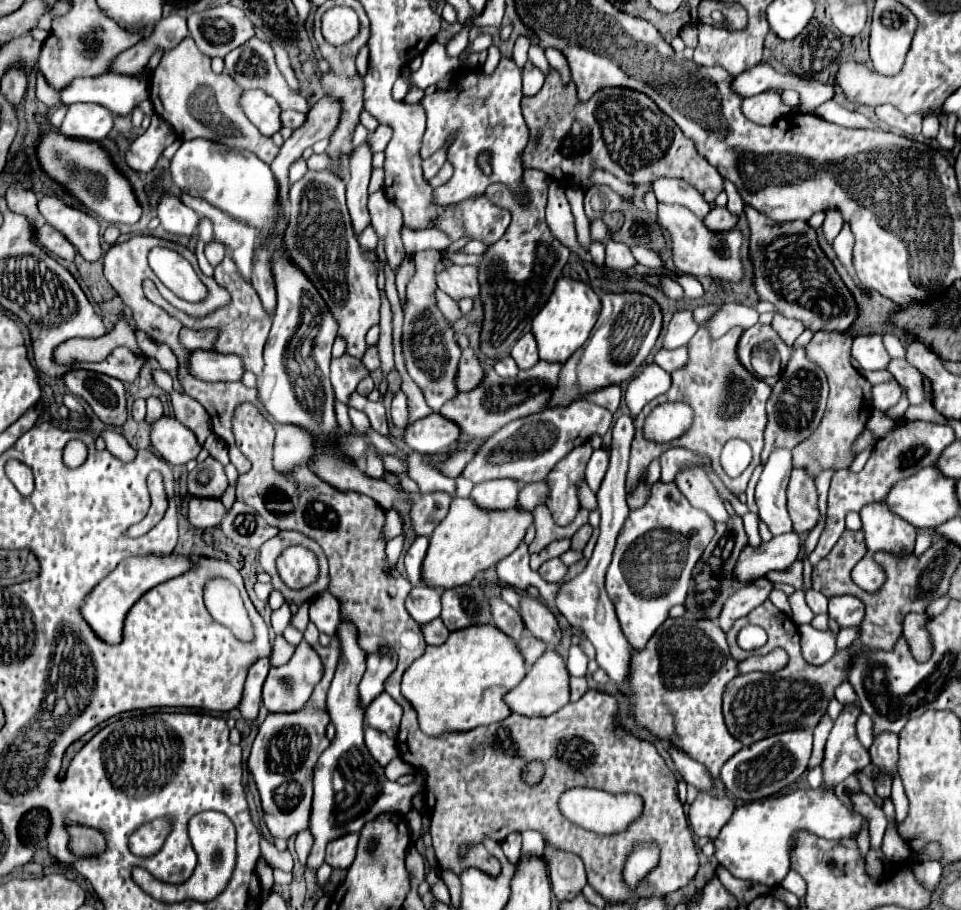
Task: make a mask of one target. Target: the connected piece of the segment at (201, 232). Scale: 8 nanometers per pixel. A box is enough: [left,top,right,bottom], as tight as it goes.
[198,218,214,242]

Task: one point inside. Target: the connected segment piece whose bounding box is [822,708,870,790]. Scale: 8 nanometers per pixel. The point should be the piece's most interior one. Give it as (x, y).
(843, 755)

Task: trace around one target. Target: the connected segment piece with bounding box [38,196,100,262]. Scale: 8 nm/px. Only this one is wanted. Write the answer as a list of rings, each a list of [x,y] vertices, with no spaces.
[[[44,196],[38,202],[38,210],[50,226],[56,226],[56,230],[78,250],[84,260],[96,262],[100,258],[100,250],[96,250],[96,232],[90,230],[98,230],[98,226],[88,226],[86,212],[66,206],[62,200],[52,196]]]

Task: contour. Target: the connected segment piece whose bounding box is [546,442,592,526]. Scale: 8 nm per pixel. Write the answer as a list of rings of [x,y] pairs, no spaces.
[[[584,442],[582,446],[576,446],[566,458],[562,458],[562,462],[558,462],[548,474],[550,498],[546,500],[546,506],[550,508],[554,522],[560,526],[570,524],[578,514],[578,484],[584,480],[584,470],[590,454],[592,446]]]

